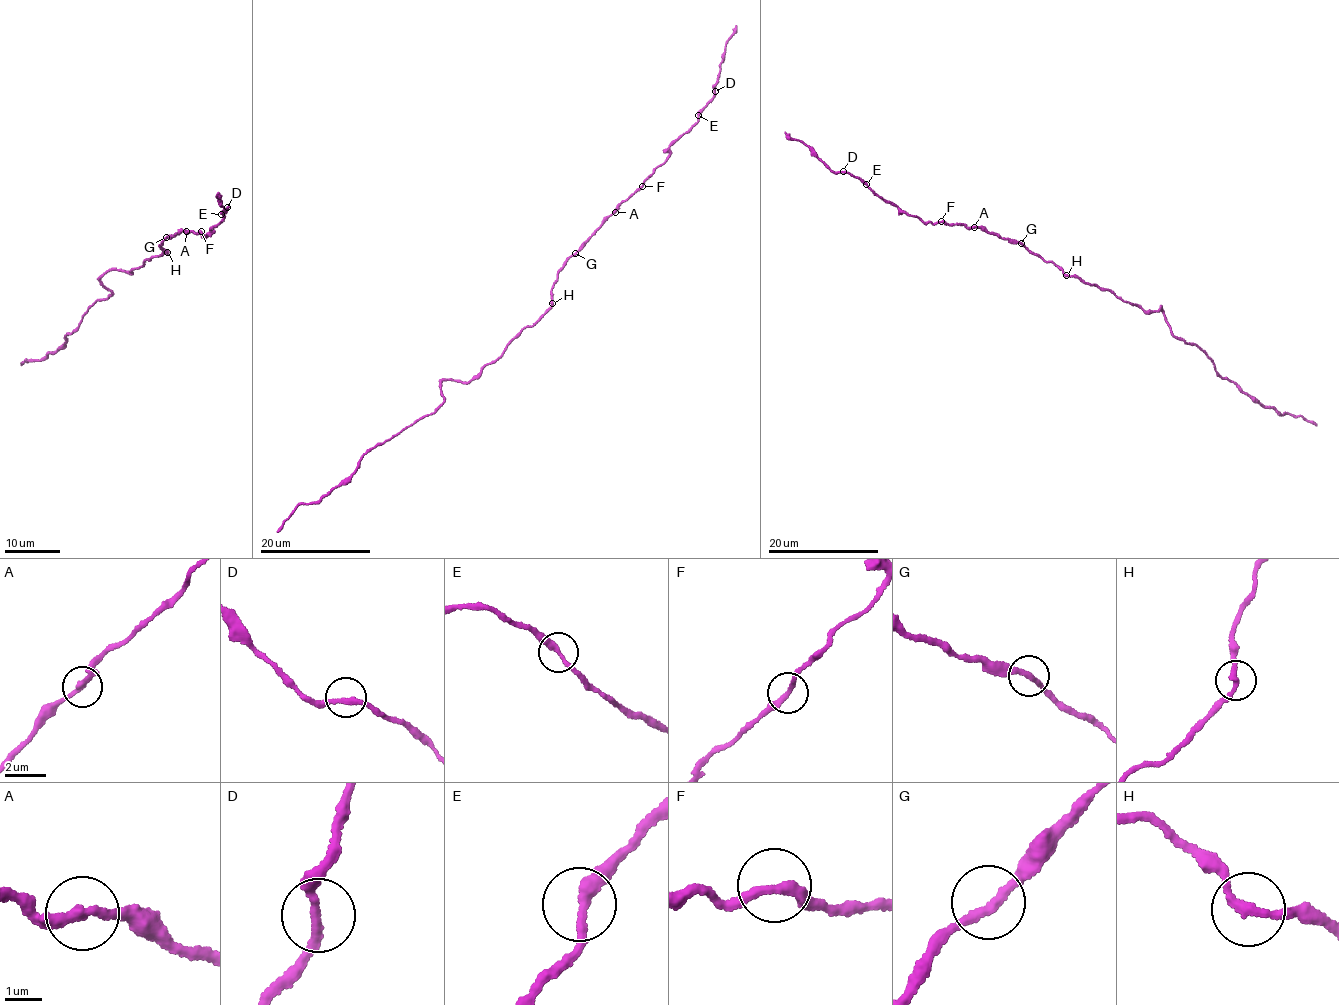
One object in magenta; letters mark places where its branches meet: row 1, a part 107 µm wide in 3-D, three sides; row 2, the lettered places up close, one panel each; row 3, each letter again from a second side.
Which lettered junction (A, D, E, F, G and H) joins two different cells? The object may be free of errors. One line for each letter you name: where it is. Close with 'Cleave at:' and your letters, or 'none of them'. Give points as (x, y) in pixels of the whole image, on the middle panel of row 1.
Cleave at: none of them

